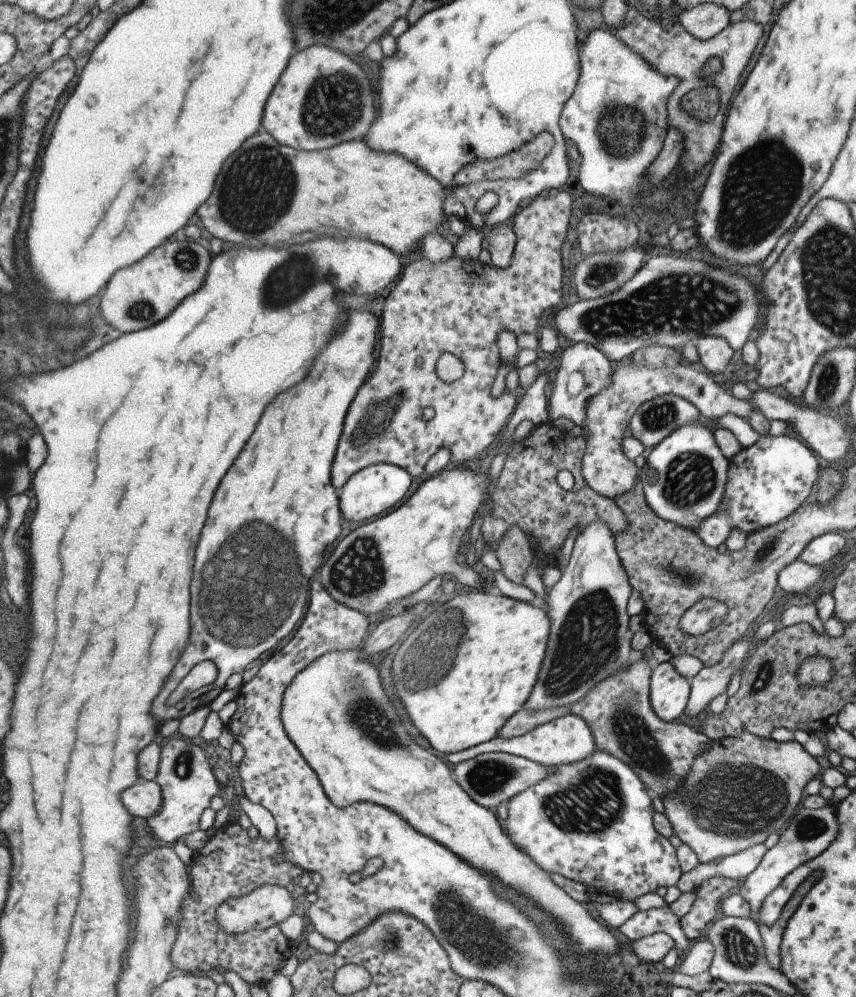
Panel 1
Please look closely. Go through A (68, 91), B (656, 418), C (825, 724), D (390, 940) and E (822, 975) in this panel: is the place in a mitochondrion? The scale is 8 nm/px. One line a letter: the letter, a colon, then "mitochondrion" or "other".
A: other
B: mitochondrion
C: other
D: mitochondrion
E: other

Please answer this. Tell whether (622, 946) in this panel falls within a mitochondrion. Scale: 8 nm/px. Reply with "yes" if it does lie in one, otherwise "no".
no

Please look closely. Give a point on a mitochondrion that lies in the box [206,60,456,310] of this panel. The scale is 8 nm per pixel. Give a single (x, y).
(258, 191)

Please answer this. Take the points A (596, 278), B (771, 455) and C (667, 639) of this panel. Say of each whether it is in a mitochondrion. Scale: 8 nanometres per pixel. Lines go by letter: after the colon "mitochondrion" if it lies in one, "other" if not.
A: mitochondrion
B: other
C: other

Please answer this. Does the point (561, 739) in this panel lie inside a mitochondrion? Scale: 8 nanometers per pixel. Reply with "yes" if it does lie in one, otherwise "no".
no

